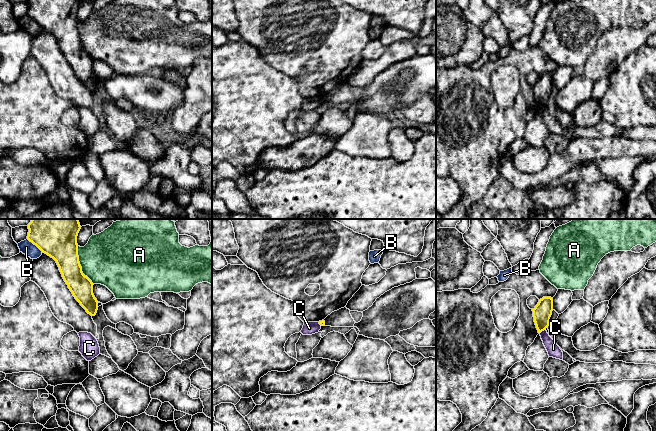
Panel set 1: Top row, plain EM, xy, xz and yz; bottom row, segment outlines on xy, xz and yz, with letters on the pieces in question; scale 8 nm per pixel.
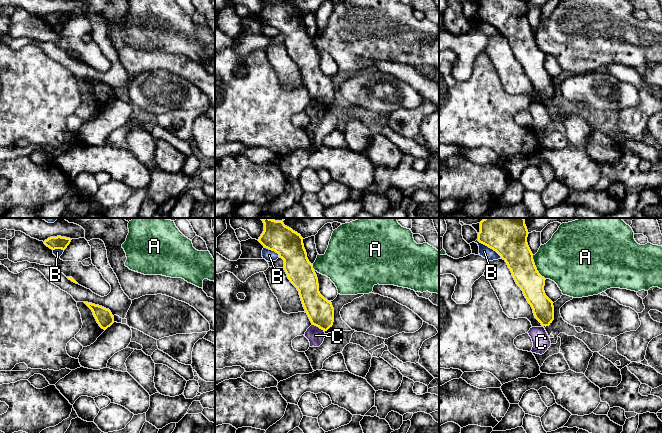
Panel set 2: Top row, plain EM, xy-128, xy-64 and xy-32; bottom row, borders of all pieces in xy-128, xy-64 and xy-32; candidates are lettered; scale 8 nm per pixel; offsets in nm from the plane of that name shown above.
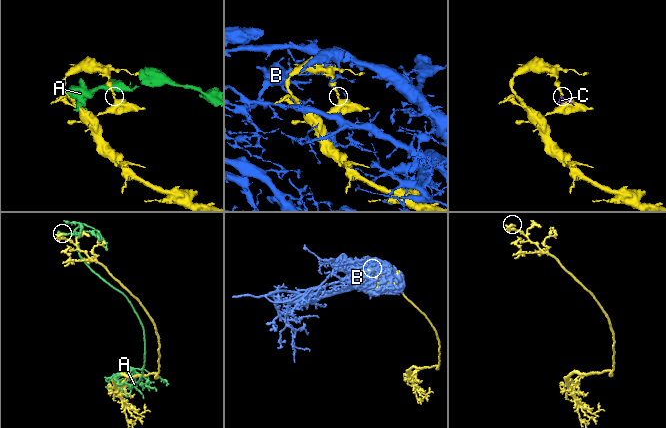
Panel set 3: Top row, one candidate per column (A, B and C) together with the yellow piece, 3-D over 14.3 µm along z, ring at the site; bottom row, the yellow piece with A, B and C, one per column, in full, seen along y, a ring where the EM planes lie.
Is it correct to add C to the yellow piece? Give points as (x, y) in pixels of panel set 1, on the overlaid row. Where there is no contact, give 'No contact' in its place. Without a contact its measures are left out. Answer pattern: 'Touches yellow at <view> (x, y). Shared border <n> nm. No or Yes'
Touches yellow at yz (542, 330). Shared border 70 nm. No

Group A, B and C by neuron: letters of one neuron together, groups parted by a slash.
A / B / C

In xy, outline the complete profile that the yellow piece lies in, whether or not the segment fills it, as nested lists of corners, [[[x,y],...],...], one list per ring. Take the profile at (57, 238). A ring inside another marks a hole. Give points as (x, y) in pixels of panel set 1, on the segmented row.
[[[32,219],[27,239],[53,258],[75,299],[91,316],[98,310],[92,281],[83,274],[79,262],[78,219]]]

